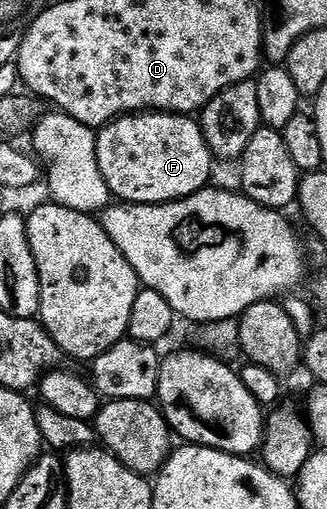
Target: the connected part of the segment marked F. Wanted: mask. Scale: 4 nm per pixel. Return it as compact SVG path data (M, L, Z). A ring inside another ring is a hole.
M132 113L122 116L113 123L108 123L106 127L98 132L95 144L97 145L97 161L101 173L105 177L105 181L109 185L112 196L116 200L124 203L172 203L174 199L184 199L193 193L202 191L204 187L212 182L211 179L211 163L213 164L213 156L207 147L207 142L203 136L203 128L198 122L195 123L194 118L188 117L183 113Z

